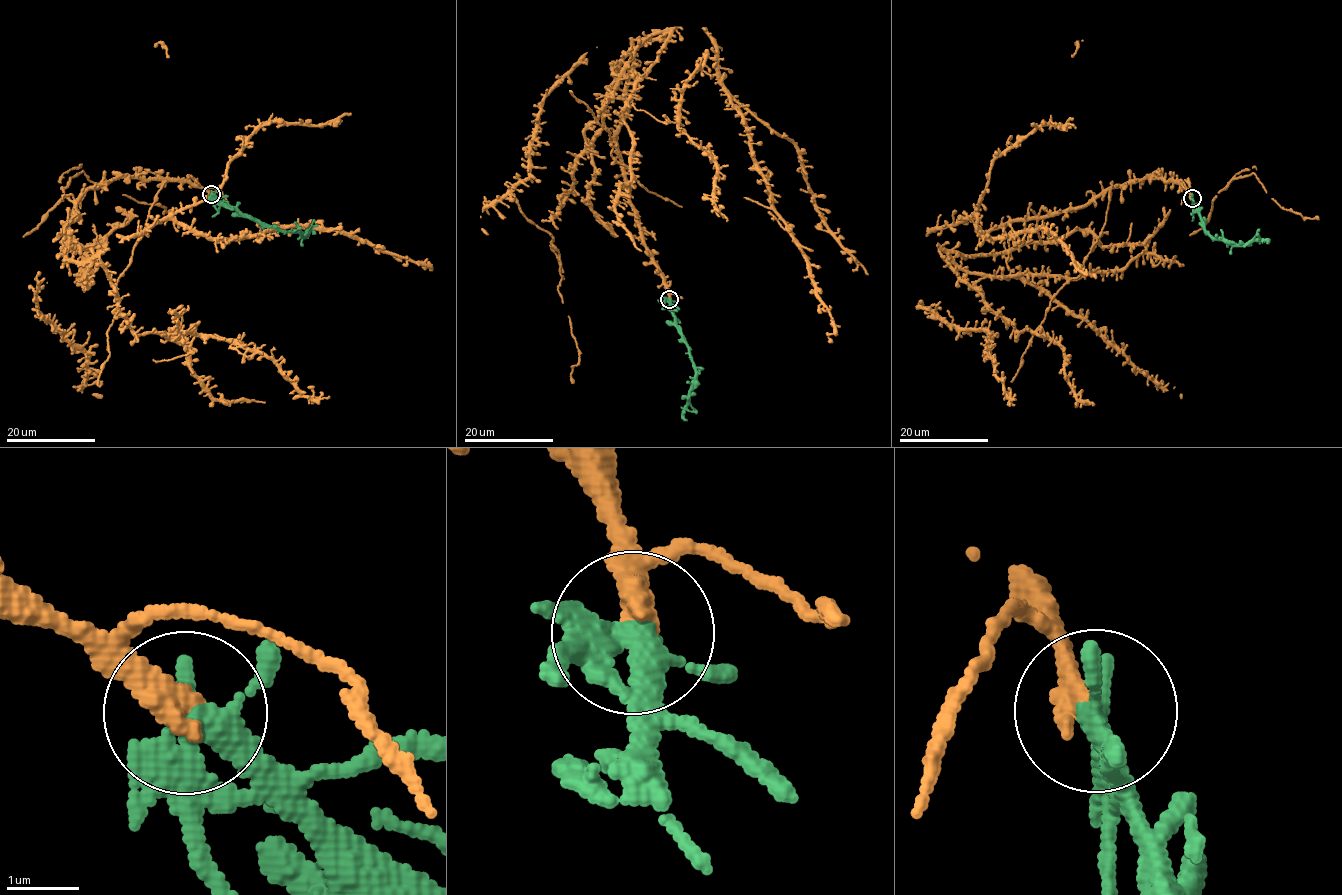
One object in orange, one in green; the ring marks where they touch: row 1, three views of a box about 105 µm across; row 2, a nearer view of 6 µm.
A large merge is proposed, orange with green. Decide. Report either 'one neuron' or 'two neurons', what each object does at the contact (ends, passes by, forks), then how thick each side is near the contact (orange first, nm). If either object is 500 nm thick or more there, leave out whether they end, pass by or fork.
one neuron; orange ends; green passes by; calibres 400 and 340 nm

